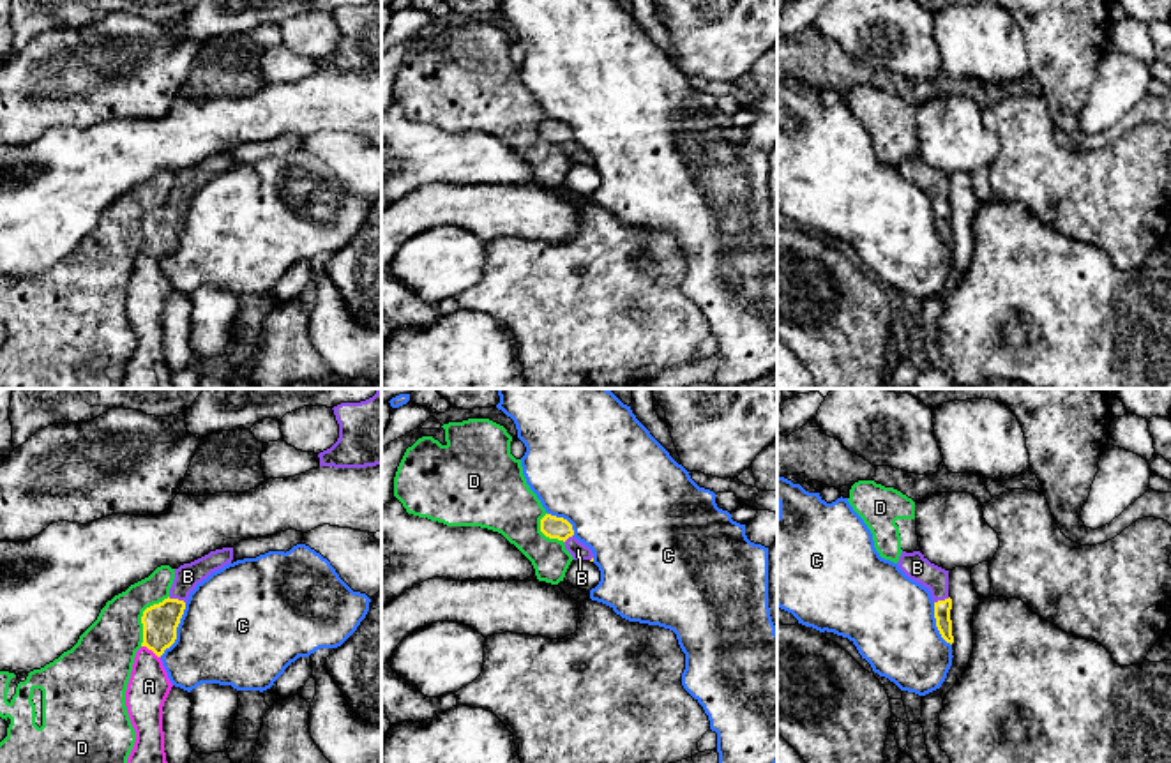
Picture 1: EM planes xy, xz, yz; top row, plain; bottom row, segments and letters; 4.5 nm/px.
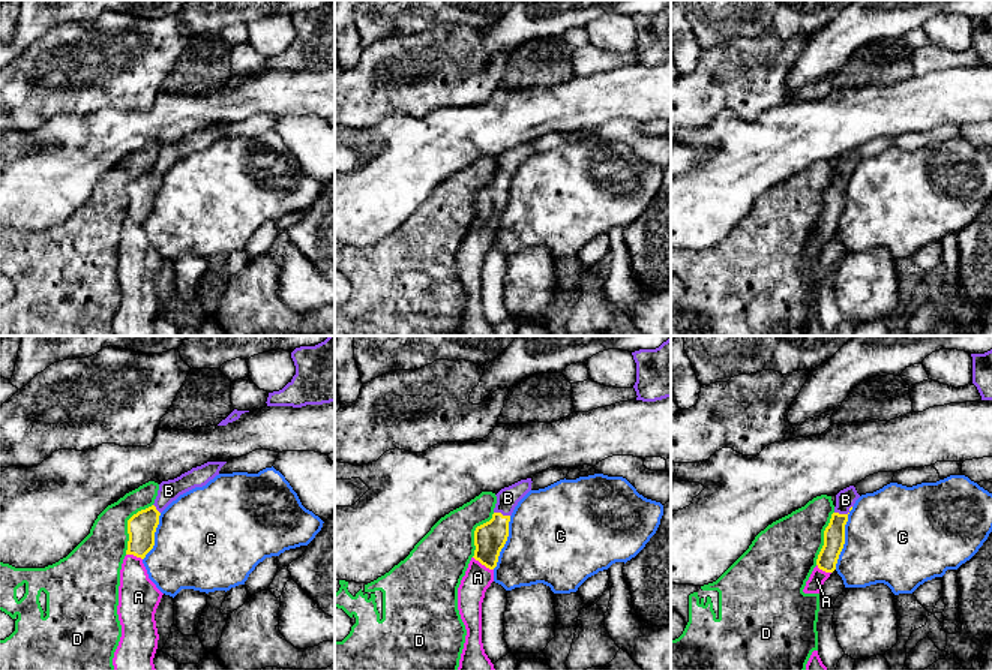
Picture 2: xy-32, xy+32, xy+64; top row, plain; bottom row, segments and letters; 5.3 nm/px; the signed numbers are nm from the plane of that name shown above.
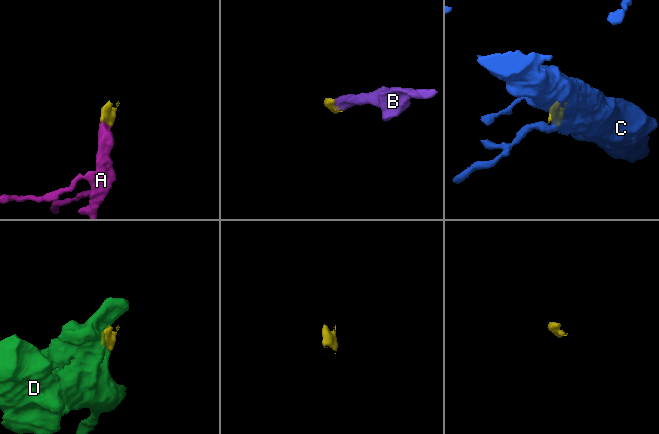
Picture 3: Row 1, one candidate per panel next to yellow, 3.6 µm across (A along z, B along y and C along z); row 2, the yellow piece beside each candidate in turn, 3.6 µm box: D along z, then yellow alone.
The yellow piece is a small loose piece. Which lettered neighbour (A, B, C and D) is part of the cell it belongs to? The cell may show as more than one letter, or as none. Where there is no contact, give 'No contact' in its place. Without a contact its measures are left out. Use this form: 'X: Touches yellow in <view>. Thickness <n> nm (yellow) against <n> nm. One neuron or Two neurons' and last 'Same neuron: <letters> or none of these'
A: Touches yellow in xy. Thickness 160 nm (yellow) against 190 nm. One neuron
B: Touches yellow in xy. Thickness 160 nm (yellow) against 110 nm. One neuron
C: Touches yellow in xy. Thickness 160 nm (yellow) against 460 nm. Two neurons
D: Touches yellow in xy. Thickness 160 nm (yellow) against 280 nm. Two neurons
Same neuron: A, B

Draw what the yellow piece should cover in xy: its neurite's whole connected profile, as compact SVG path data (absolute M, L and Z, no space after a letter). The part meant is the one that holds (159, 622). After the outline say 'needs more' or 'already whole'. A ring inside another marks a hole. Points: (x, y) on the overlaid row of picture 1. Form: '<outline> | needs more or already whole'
M233 548L208 555L175 569L170 597L143 611L143 643L136 652L125 691L125 706L136 731L127 763L168 763L164 752L162 706L173 687L161 655L177 639L177 627L189 593L212 572L231 563Z | needs more

